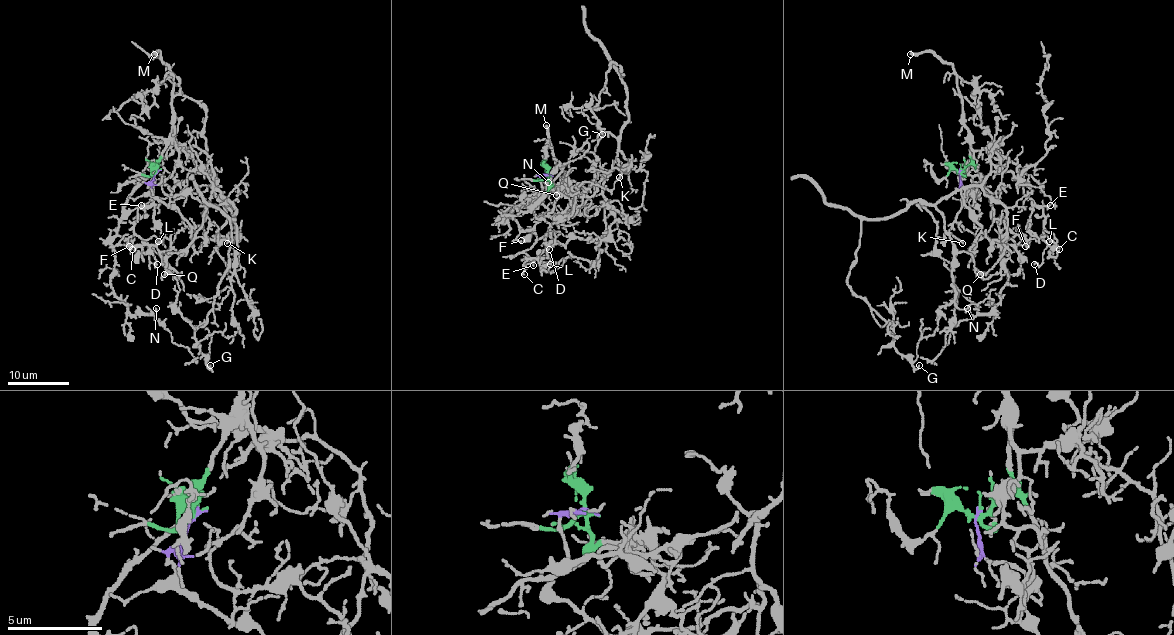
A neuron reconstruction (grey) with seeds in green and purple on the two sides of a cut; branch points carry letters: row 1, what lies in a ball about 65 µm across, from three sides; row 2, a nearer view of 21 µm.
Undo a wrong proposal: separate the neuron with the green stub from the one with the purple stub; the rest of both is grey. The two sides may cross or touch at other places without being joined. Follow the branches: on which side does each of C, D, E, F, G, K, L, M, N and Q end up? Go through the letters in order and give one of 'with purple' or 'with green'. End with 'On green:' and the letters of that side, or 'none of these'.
C: with green
D: with green
E: with green
F: with green
G: with purple
K: with purple
L: with green
M: with green
N: with green
Q: with green
On green: C, D, E, F, L, M, N, Q

